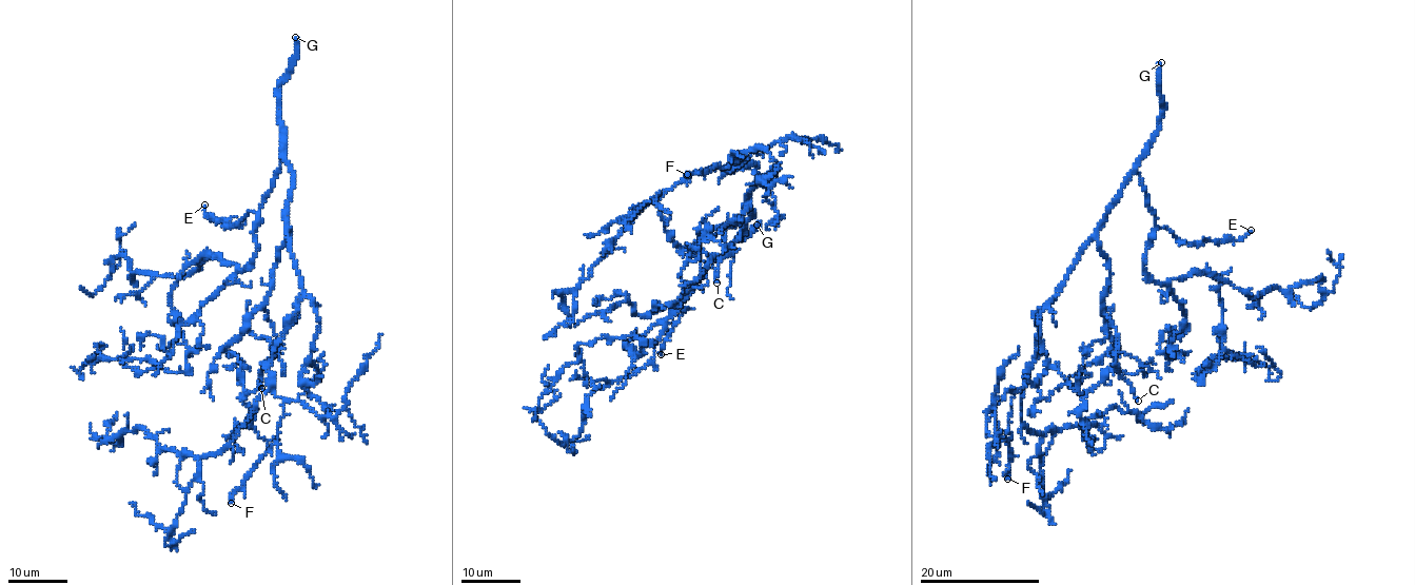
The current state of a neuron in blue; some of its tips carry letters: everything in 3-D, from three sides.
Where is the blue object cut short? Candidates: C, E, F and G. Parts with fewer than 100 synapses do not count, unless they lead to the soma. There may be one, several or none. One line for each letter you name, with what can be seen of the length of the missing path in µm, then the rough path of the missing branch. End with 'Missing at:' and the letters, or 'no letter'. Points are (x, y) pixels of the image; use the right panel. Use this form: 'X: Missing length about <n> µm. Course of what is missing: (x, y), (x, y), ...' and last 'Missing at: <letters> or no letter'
G: Missing length about 190 µm
Missing at: G

